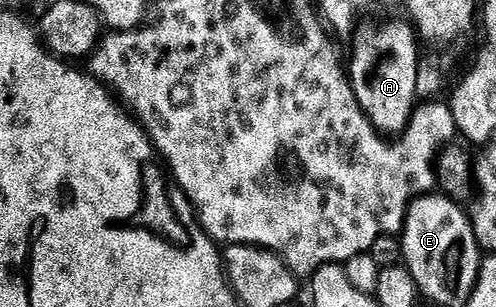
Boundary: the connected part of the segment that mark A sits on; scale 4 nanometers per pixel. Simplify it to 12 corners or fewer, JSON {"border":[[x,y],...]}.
{"border":[[405,18],[363,22],[348,76],[383,137],[405,133],[420,36]]}

